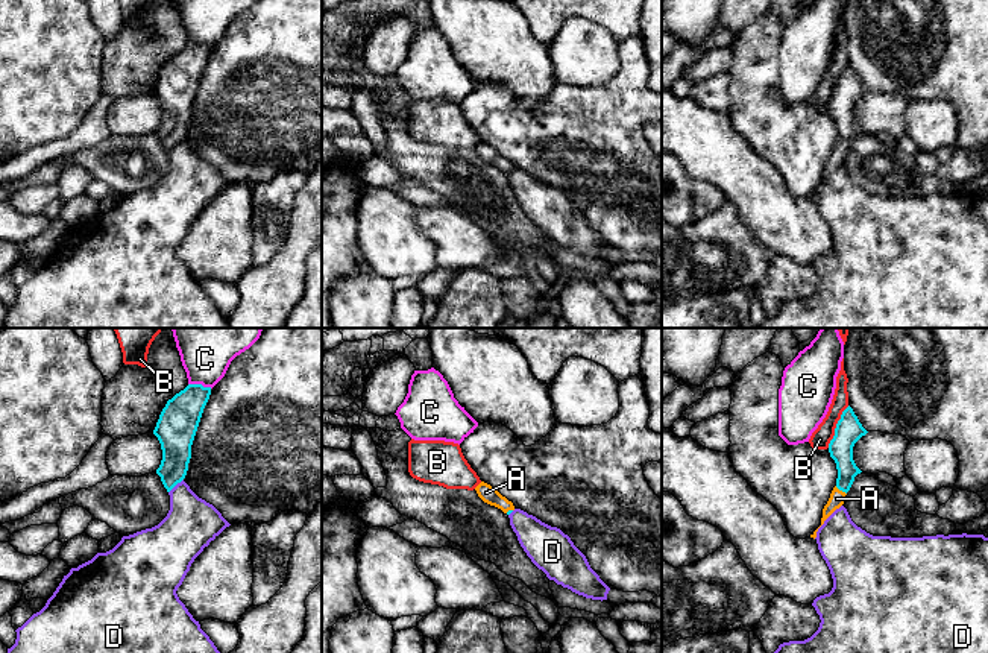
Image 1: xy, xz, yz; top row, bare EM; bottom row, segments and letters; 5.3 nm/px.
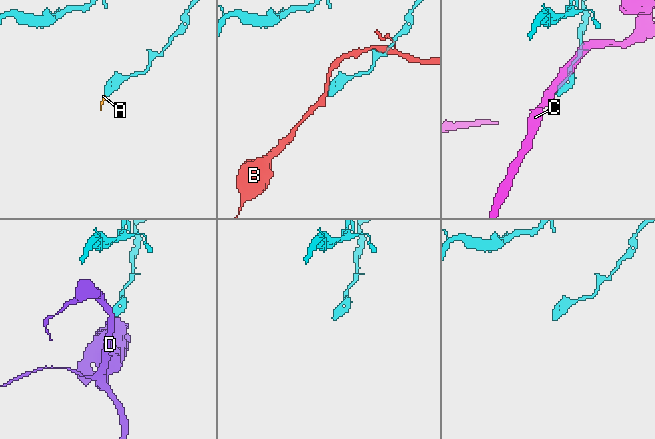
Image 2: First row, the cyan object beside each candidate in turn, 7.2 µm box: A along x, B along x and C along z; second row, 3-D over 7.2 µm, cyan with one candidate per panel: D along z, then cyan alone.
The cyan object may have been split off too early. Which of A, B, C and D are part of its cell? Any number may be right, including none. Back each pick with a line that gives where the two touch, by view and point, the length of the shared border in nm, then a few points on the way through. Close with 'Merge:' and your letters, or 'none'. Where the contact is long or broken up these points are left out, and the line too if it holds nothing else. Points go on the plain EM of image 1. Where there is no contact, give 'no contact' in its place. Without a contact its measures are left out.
A: yz (841, 149) | 80 nm | across yz (841, 107), (841, 149), (836, 158)
Merge: A

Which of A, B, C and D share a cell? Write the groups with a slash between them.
A / B / C / D

